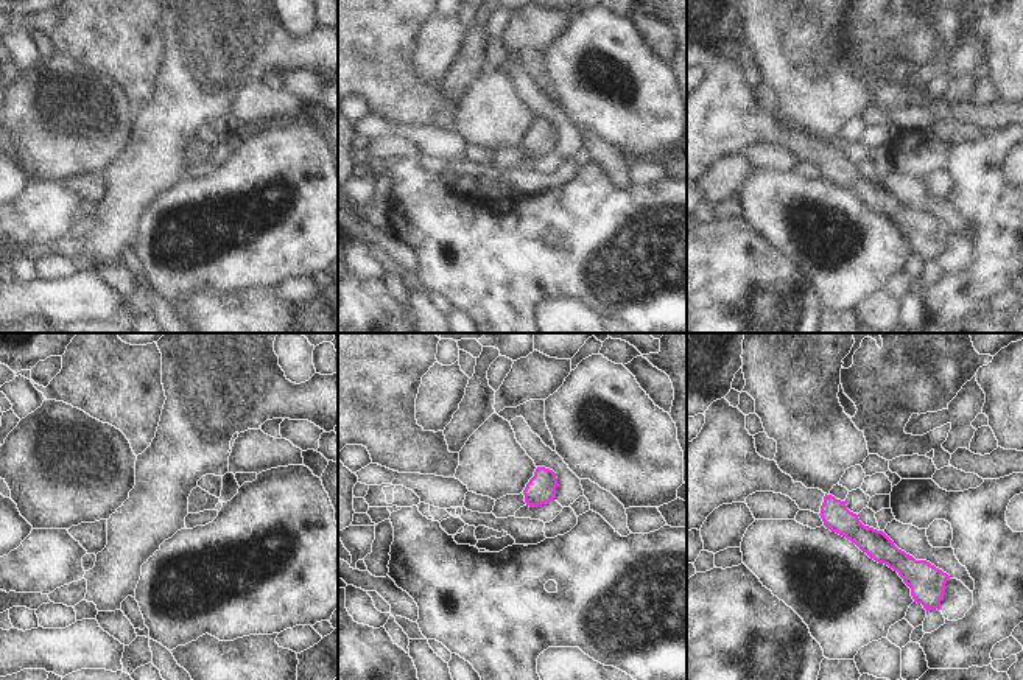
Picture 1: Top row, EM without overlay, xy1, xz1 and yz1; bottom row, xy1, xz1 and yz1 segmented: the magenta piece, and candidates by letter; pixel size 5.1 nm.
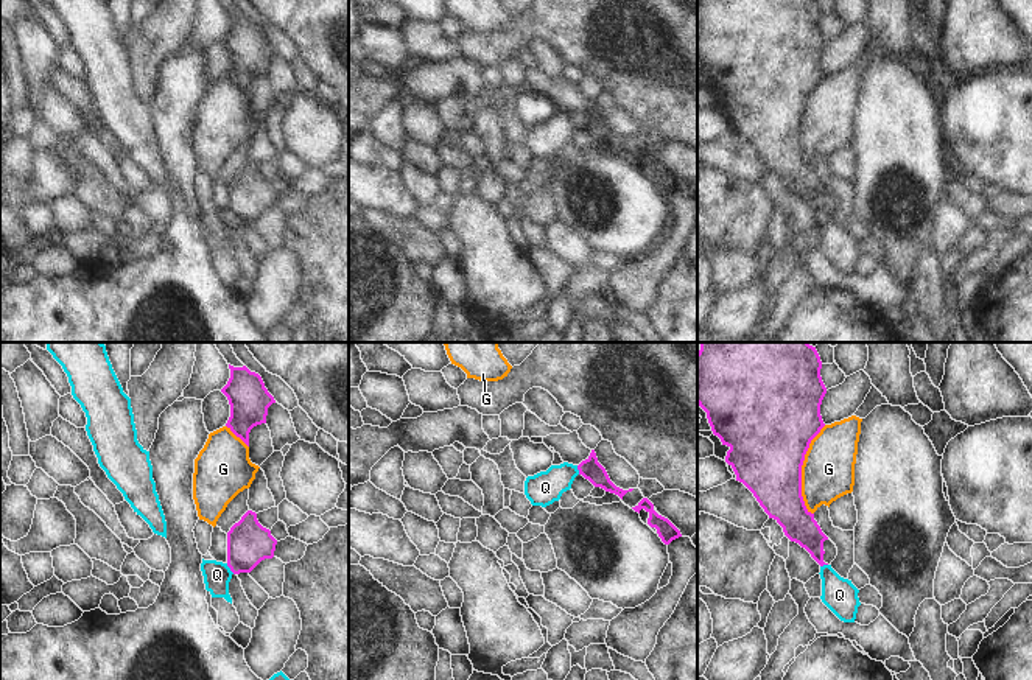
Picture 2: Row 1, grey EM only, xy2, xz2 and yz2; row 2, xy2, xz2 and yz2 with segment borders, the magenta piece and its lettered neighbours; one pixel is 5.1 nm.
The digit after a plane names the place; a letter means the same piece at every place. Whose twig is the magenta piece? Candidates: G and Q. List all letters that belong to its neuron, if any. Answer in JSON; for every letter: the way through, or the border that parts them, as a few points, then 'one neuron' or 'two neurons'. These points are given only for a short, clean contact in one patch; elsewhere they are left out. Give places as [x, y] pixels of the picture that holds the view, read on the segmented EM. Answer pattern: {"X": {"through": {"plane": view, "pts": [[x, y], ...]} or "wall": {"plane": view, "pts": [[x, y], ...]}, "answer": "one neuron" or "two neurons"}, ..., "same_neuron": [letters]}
{"G": {"answer": "two neurons"}, "Q": {"wall": {"plane": "xy2", "pts": [[226, 564], [234, 573]]}, "answer": "two neurons"}, "same_neuron": []}

